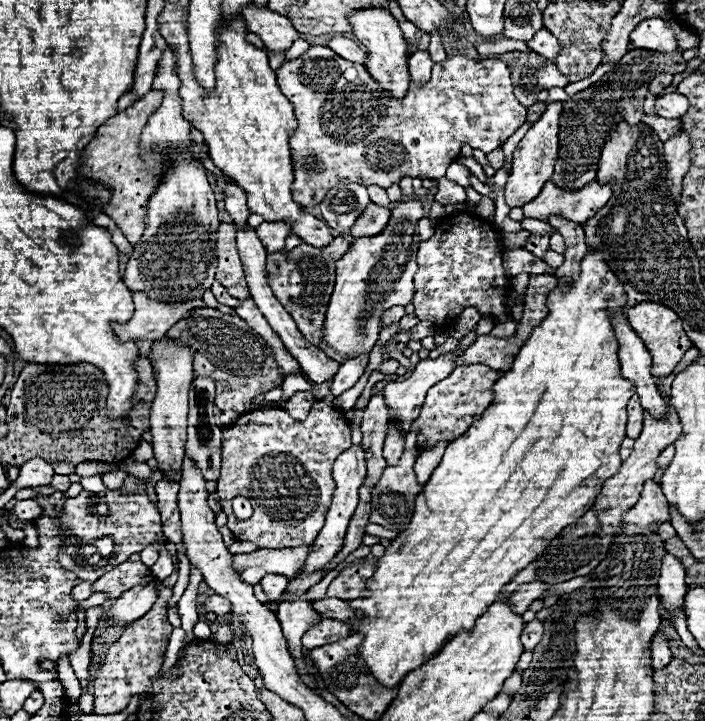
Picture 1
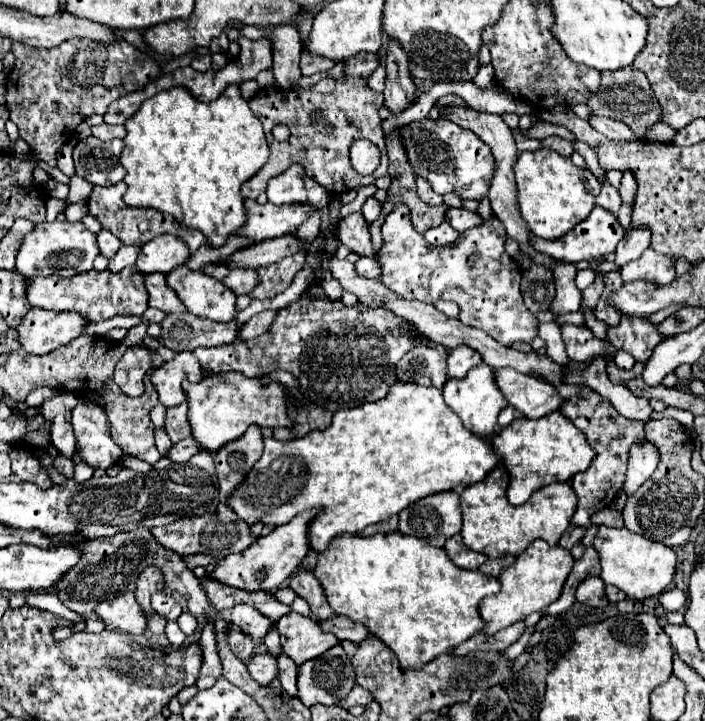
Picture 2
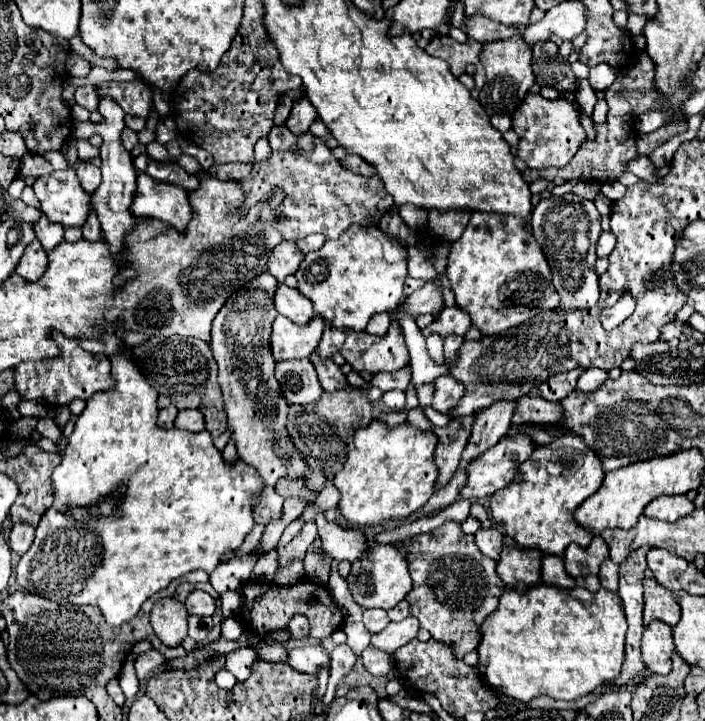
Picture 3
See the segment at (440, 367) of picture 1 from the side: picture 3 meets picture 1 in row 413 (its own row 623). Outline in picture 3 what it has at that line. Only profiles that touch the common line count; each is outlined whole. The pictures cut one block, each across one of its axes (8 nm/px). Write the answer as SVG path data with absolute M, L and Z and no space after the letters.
M408 616L400 622L390 622L382 632L372 636L372 644L384 652L394 652L396 648L404 646L406 642L414 640L416 634L420 630L418 620L414 620L414 616Z

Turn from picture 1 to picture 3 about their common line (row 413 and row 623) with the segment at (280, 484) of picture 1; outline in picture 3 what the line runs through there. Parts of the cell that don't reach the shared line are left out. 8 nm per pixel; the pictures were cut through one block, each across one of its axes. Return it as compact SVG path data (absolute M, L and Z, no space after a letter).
M302 580L296 586L274 586L274 584L244 584L242 588L238 588L238 592L244 596L244 608L242 608L242 618L244 622L256 630L258 634L268 634L270 630L284 630L288 628L288 620L294 614L304 614L310 620L310 636L322 640L326 636L330 636L336 628L340 628L342 624L342 612L338 610L338 606L332 602L328 588L320 588L312 582Z

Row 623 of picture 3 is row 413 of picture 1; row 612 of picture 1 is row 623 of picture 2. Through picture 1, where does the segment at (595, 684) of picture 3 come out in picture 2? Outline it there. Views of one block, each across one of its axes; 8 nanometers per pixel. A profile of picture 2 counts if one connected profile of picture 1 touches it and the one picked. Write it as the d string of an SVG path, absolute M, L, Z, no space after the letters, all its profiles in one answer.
M400 532L374 534L370 538L358 534L338 534L326 550L318 552L314 576L336 614L346 616L352 622L366 624L370 632L374 632L398 656L400 664L408 668L418 668L418 664L426 664L426 660L446 654L450 648L480 632L484 622L478 614L478 604L482 598L500 592L500 582L496 578L482 576L478 570L458 568L450 562L442 548L430 546L416 536L406 536Z

